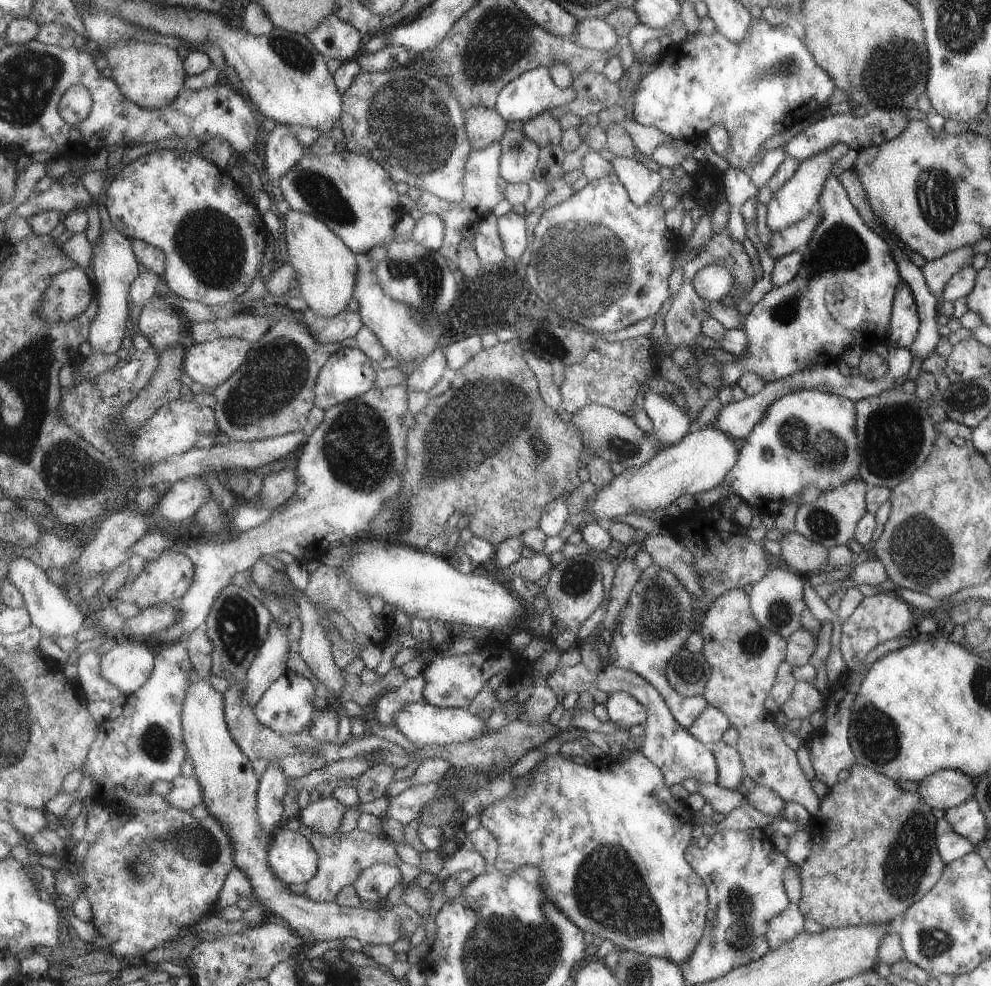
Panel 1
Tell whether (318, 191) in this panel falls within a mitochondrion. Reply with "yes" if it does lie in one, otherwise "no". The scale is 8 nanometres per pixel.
yes

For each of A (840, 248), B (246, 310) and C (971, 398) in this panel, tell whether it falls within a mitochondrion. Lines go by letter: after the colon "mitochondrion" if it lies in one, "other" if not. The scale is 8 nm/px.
A: mitochondrion
B: other
C: mitochondrion

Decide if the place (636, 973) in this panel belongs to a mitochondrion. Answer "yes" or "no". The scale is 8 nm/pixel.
yes

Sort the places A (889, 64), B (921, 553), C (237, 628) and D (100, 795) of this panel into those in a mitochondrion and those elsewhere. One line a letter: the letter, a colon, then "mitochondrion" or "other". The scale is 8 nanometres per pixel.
A: mitochondrion
B: mitochondrion
C: mitochondrion
D: other

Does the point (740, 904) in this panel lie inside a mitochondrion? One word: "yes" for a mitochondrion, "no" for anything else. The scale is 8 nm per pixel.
yes

